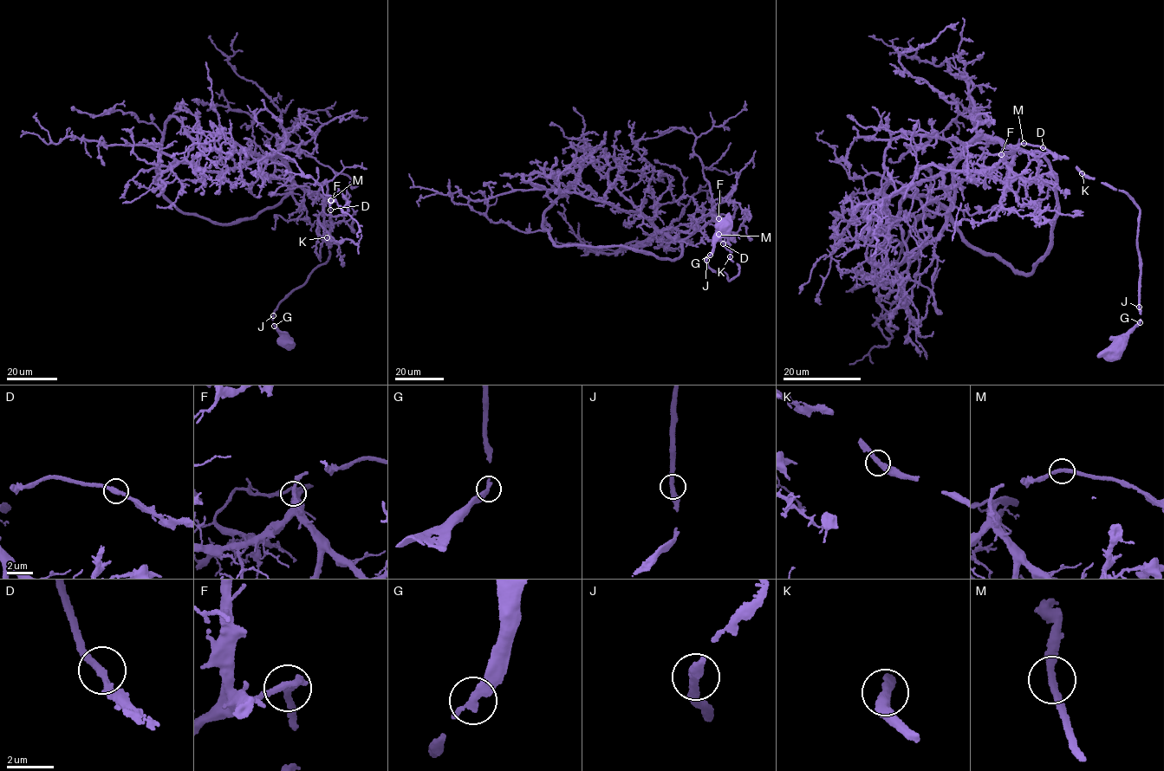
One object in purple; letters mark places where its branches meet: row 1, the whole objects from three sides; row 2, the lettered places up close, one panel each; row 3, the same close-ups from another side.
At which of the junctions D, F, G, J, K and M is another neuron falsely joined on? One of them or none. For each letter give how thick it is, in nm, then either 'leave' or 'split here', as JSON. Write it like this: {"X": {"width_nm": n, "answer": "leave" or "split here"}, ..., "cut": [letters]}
{"D": {"width_nm": 280, "answer": "leave"}, "F": {"width_nm": 280, "answer": "leave"}, "G": {"width_nm": 320, "answer": "leave"}, "J": {"width_nm": 380, "answer": "leave"}, "K": {"width_nm": 360, "answer": "leave"}, "M": {"width_nm": 280, "answer": "leave"}, "cut": []}

